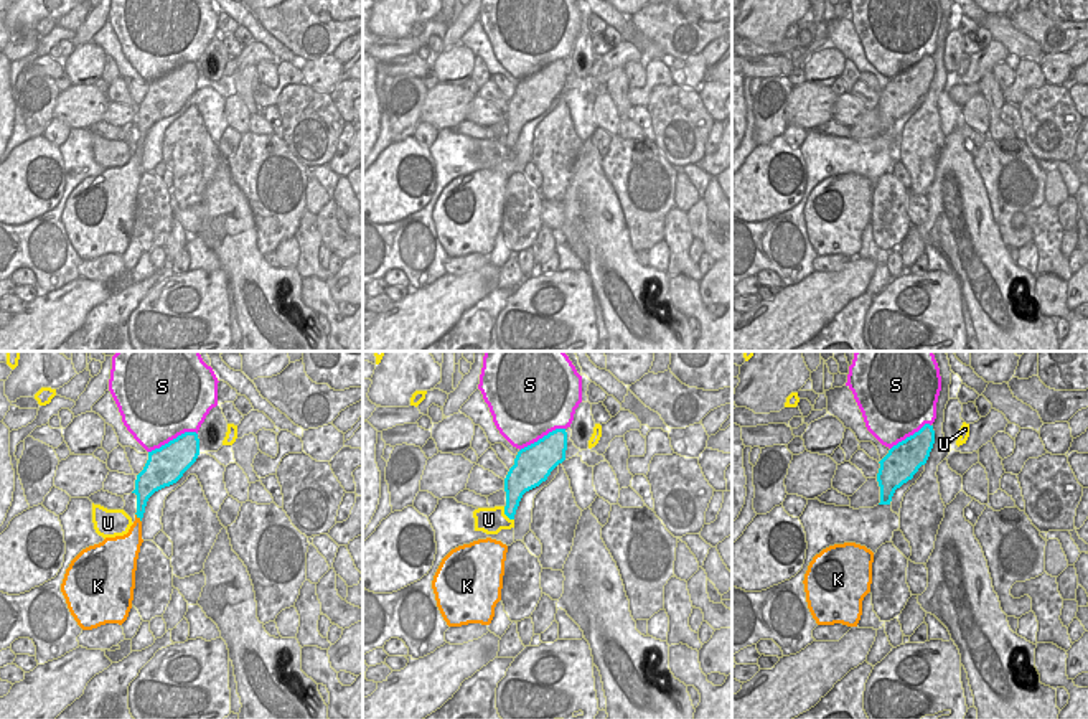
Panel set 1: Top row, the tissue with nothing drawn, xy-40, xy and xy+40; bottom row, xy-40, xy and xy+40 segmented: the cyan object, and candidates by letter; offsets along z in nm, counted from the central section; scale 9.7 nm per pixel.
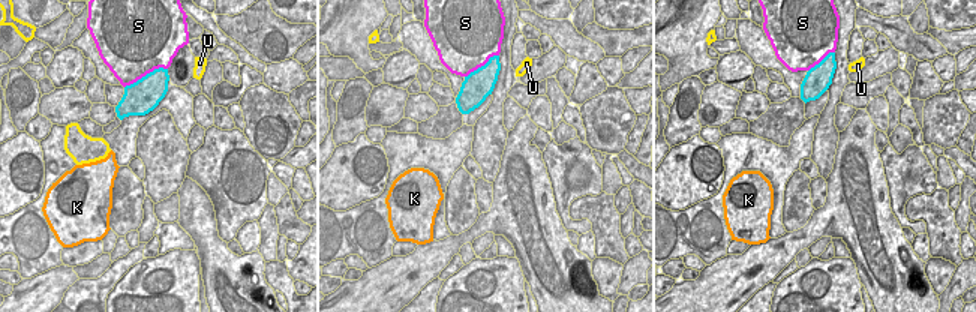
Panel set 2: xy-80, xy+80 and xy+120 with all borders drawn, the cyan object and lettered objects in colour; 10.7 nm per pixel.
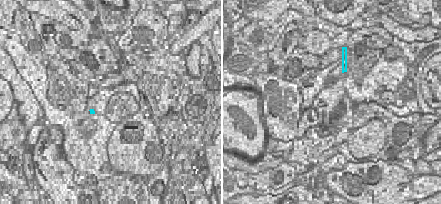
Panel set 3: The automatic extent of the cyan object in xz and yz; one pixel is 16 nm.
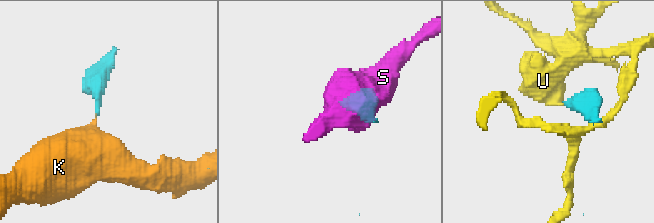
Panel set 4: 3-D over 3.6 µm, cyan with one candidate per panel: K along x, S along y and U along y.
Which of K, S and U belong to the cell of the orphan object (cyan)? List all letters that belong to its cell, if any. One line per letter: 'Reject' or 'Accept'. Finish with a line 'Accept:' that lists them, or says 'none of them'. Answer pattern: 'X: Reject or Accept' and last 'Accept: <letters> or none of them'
K: Accept
S: Reject
U: Reject
Accept: K

